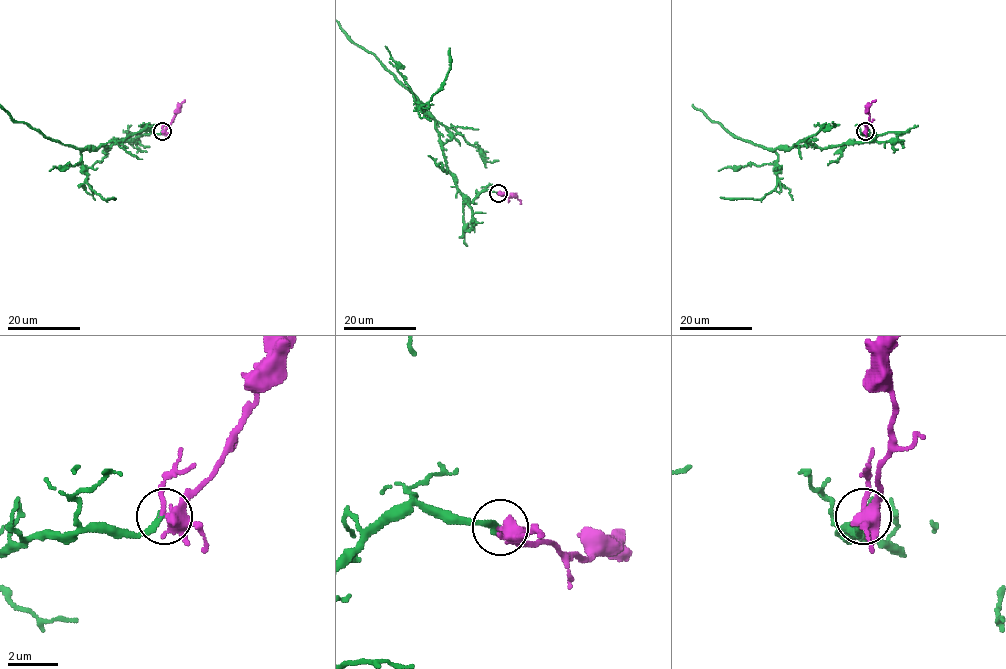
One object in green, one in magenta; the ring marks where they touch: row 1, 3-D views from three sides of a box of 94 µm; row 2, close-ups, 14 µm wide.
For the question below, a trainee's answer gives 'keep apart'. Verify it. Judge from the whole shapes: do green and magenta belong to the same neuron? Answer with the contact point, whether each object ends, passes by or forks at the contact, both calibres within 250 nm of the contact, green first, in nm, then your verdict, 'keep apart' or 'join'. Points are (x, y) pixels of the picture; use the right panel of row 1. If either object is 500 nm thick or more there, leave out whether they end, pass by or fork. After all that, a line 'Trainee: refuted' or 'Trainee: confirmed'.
(865, 131) | green ends | magenta forks | 240/360 nm | join
Trainee: refuted

